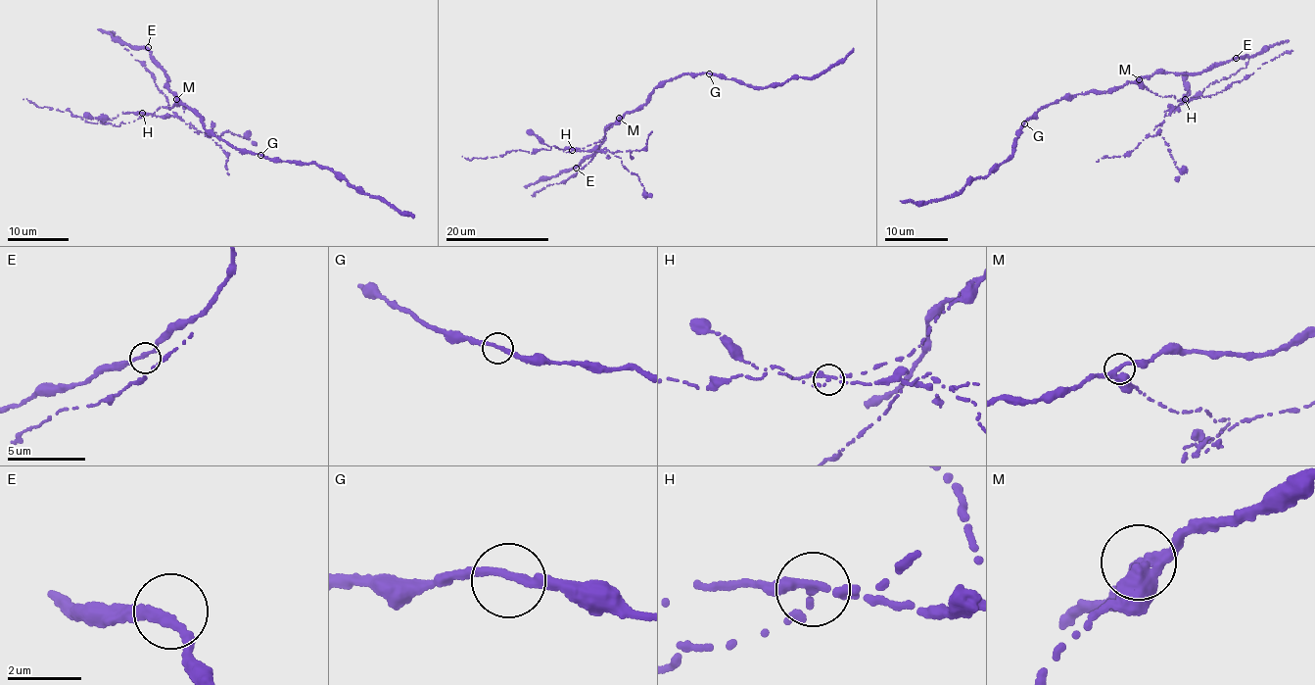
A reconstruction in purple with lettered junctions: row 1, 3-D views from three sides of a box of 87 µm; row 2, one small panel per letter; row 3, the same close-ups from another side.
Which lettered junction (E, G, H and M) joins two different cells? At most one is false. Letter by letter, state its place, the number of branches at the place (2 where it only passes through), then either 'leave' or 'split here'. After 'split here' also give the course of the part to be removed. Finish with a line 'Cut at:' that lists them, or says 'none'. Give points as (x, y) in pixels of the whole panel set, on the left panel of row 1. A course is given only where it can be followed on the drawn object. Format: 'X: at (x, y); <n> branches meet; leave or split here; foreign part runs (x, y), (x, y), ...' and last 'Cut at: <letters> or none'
E: at (148, 47); 2 branches meet; leave
G: at (260, 155); 2 branches meet; leave
H: at (142, 113); 3 branches meet; split here; foreign part runs (142, 113), (165, 117), (175, 115), (150, 72), (111, 31)
M: at (176, 99); 3 branches meet; leave
Cut at: H

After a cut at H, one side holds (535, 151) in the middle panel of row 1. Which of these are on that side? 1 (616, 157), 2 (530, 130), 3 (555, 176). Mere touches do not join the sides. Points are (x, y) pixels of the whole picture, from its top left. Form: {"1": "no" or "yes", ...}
{"1": "yes", "2": "no", "3": "no"}

